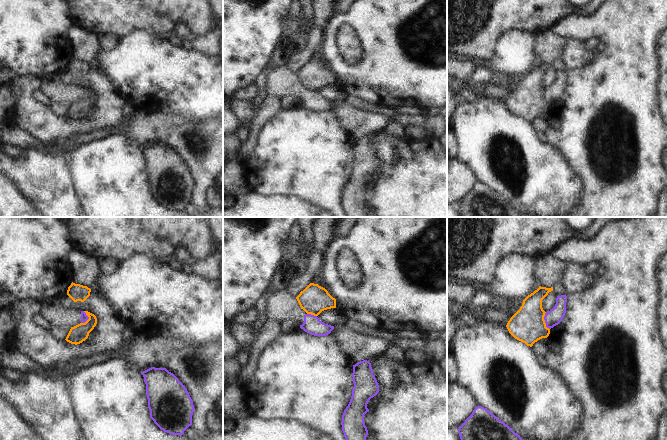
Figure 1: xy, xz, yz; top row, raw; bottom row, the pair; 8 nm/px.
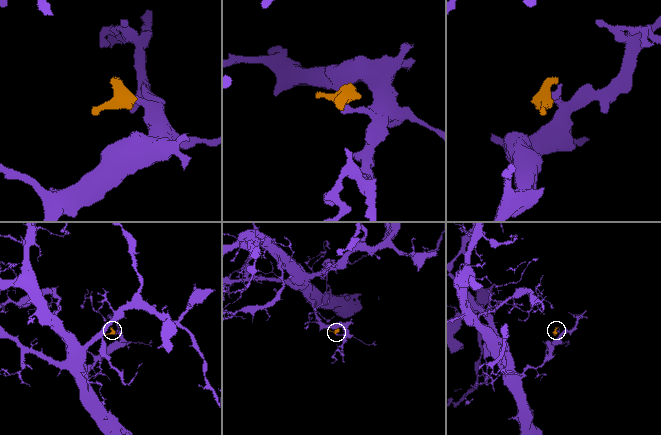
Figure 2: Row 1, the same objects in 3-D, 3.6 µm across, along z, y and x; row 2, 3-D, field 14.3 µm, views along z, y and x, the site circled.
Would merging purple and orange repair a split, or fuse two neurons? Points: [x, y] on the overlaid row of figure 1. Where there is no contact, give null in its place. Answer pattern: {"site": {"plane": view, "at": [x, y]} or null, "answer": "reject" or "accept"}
{"site": {"plane": "yz", "at": [545, 321]}, "answer": "reject"}

